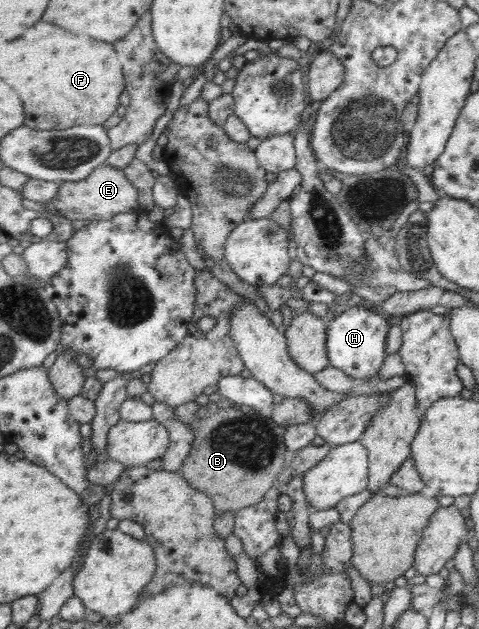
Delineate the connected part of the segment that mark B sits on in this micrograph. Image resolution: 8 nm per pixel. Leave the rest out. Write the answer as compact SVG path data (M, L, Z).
M212 403L200 407L189 426L193 428L193 443L189 455L183 461L180 475L193 486L211 496L215 515L253 505L275 486L276 478L285 469L285 426L277 425L268 412L242 409L225 403Z

